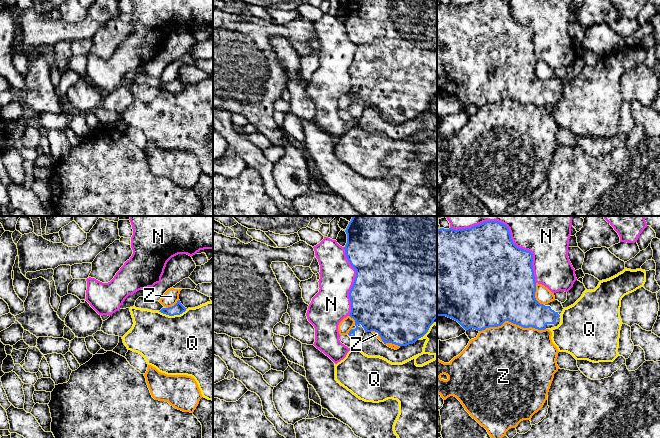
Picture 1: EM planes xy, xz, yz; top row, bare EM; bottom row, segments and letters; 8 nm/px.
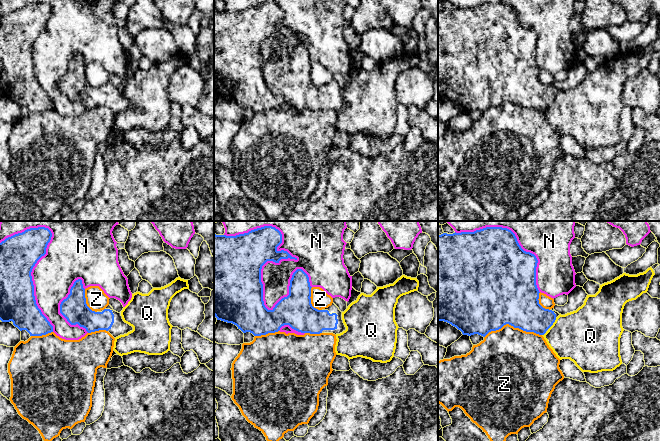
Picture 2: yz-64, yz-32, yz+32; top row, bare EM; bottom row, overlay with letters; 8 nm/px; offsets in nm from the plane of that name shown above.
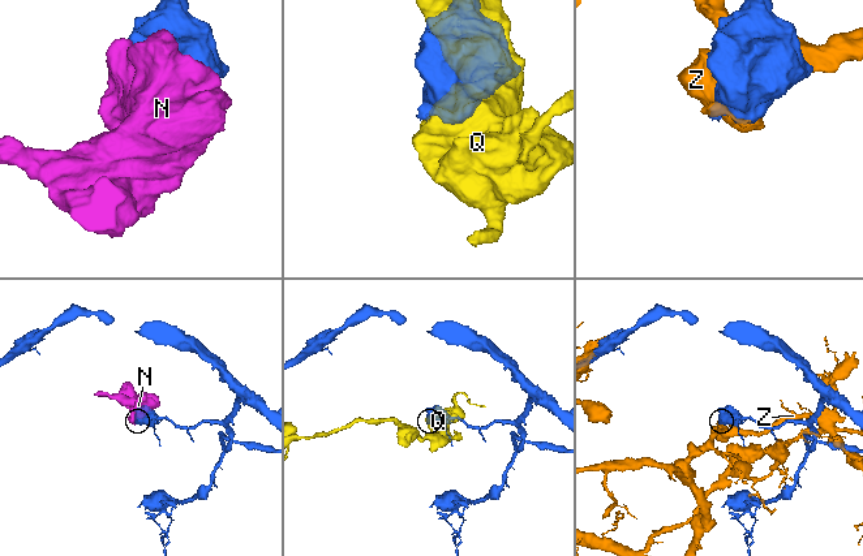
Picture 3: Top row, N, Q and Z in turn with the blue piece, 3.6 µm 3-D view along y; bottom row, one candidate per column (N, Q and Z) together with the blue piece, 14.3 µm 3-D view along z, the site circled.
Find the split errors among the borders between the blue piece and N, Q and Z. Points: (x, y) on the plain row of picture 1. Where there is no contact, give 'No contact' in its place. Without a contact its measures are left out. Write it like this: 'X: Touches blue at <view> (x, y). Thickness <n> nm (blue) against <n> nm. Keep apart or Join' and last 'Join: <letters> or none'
N: Touches blue at xz (354, 57). Thickness 500 nm (blue) against 280 nm. Keep apart
Q: Touches blue at xy (172, 91). Thickness 90 nm (blue) against 480 nm. Keep apart
Z: Touches blue at yz (512, 98). Thickness 460 nm (blue) against 480 nm. Keep apart
Join: none

